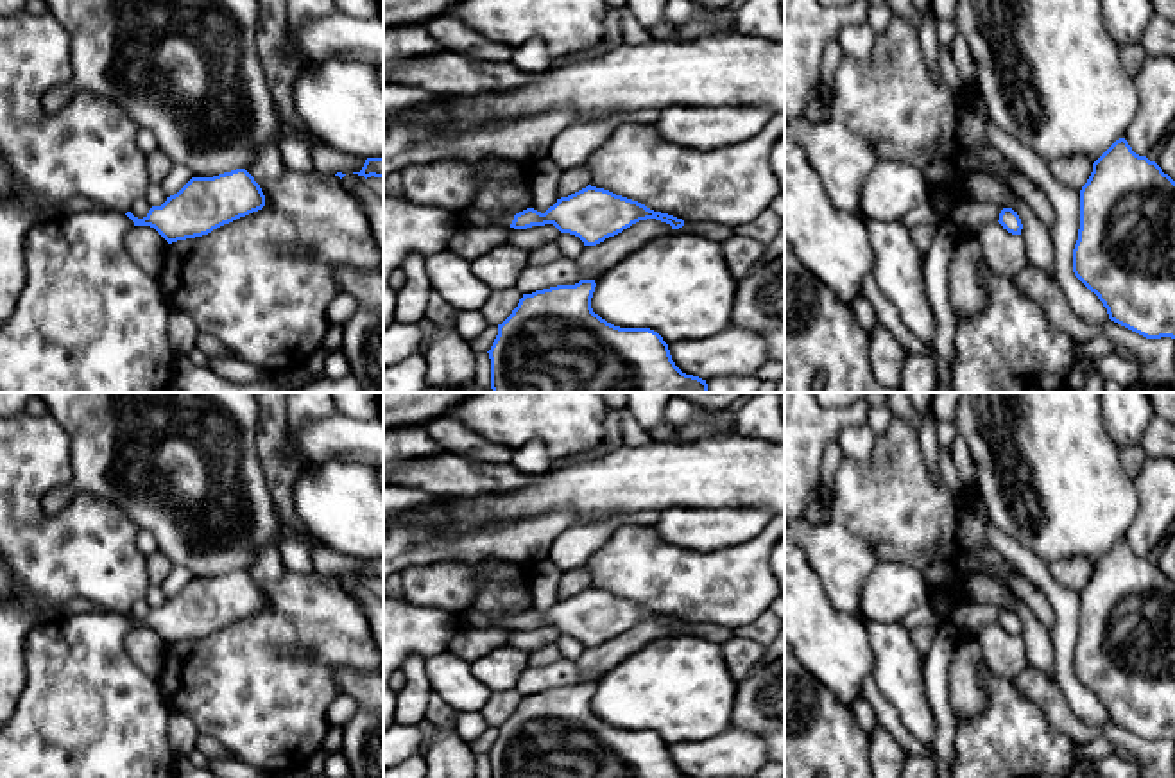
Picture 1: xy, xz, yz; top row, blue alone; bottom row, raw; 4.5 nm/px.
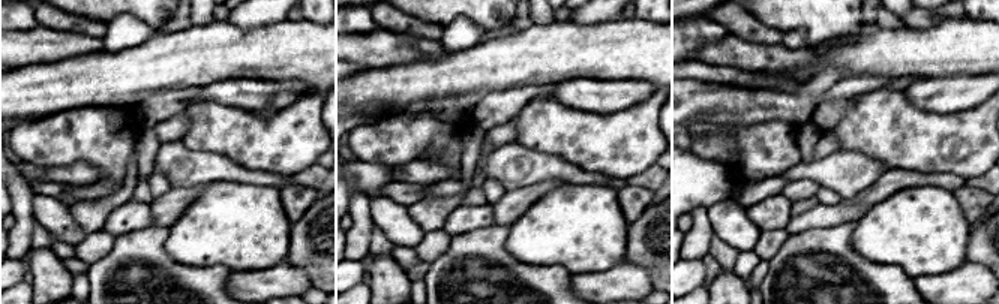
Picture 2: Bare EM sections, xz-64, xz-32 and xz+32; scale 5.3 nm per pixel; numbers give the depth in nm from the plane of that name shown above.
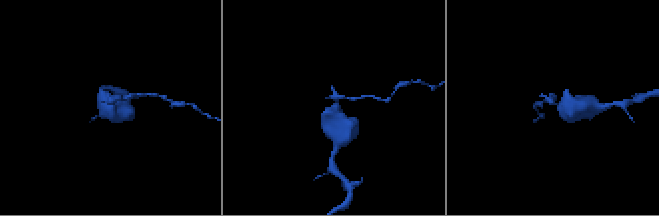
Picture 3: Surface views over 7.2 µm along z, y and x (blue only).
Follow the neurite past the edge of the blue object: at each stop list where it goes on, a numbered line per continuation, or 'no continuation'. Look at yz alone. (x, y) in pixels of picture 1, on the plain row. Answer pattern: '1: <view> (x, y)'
no continuation

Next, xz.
1: xz (468, 619)

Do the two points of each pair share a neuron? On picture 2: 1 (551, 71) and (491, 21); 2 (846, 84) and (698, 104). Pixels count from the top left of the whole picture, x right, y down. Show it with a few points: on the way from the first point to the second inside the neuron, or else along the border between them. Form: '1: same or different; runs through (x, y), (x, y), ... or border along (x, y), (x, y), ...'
1: different; border along (500, 32), (489, 36)
2: different; border along (842, 78), (816, 102)

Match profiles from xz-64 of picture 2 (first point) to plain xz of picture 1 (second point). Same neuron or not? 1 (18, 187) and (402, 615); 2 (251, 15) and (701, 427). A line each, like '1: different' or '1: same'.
1: different
2: same

